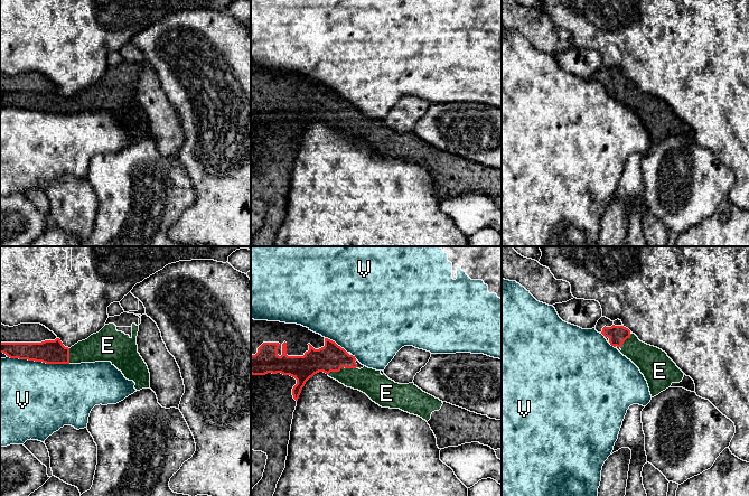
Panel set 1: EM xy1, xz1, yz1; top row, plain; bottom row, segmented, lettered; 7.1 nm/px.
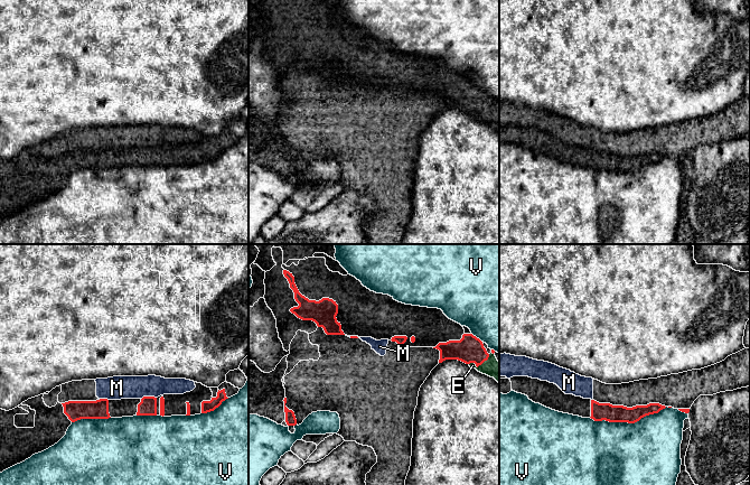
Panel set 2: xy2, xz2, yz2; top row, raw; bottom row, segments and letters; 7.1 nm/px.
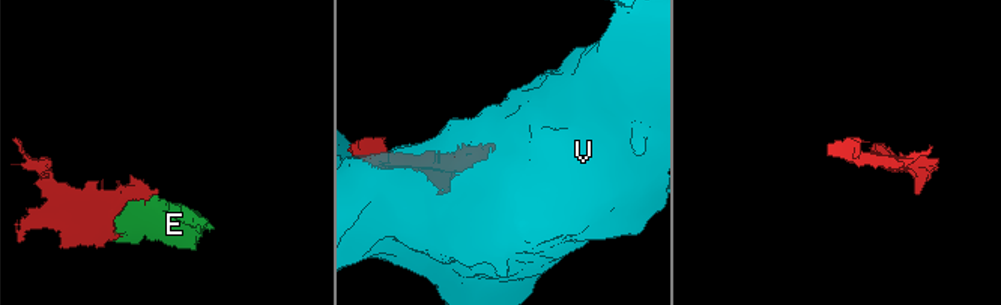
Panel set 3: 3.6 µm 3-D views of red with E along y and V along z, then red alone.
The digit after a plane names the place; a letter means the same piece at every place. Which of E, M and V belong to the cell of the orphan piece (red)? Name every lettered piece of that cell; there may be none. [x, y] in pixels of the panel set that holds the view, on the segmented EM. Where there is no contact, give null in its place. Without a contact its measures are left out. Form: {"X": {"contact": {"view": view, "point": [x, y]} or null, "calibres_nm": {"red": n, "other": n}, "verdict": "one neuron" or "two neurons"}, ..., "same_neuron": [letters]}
{"E": {"contact": {"view": "xz1", "point": [342, 366]}, "calibres_nm": {"red": 200, "other": 190}, "verdict": "one neuron"}, "M": {"contact": {"view": "xy2", "point": [148, 397]}, "calibres_nm": {"red": 130, "other": 170}, "verdict": "two neurons"}, "V": {"contact": {"view": "yz2", "point": [630, 422]}, "calibres_nm": {"red": 130, "other": 460}, "verdict": "two neurons"}, "same_neuron": ["E"]}

